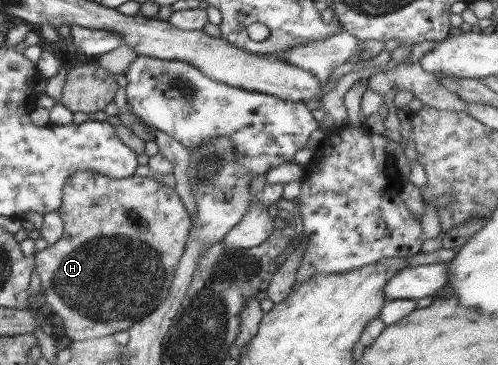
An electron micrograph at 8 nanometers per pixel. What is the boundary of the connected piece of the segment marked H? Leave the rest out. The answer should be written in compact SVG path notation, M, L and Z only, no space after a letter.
M91 170L77 171L69 175L65 179L65 183L63 183L61 204L57 212L63 221L61 238L55 244L47 245L46 248L37 251L32 256L32 260L35 273L37 273L41 281L40 286L41 291L45 295L45 305L51 308L53 315L57 315L61 319L61 330L68 339L74 341L85 340L86 338L99 338L99 336L107 336L107 334L115 334L115 332L127 330L135 321L139 321L151 314L158 304L166 298L177 262L183 253L190 230L189 213L185 210L174 187L157 182L151 176L139 177L134 174L127 178L112 179Z

